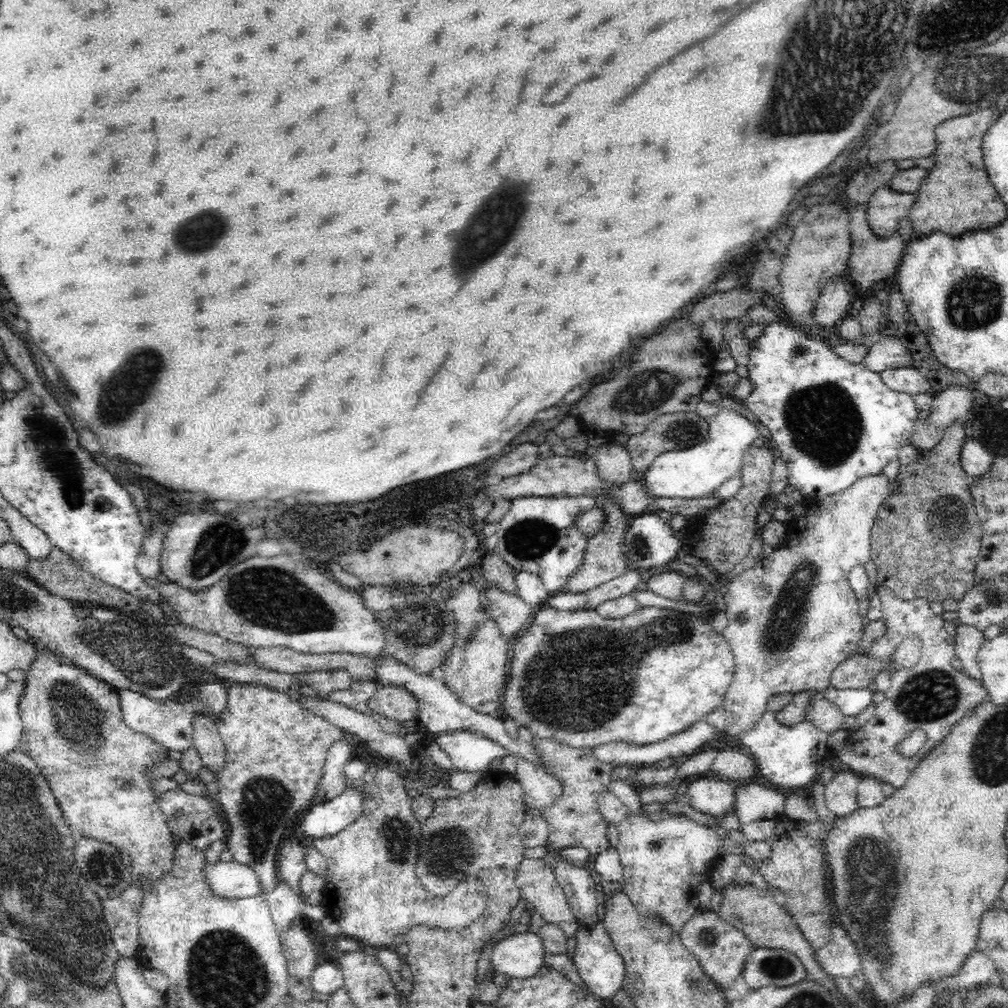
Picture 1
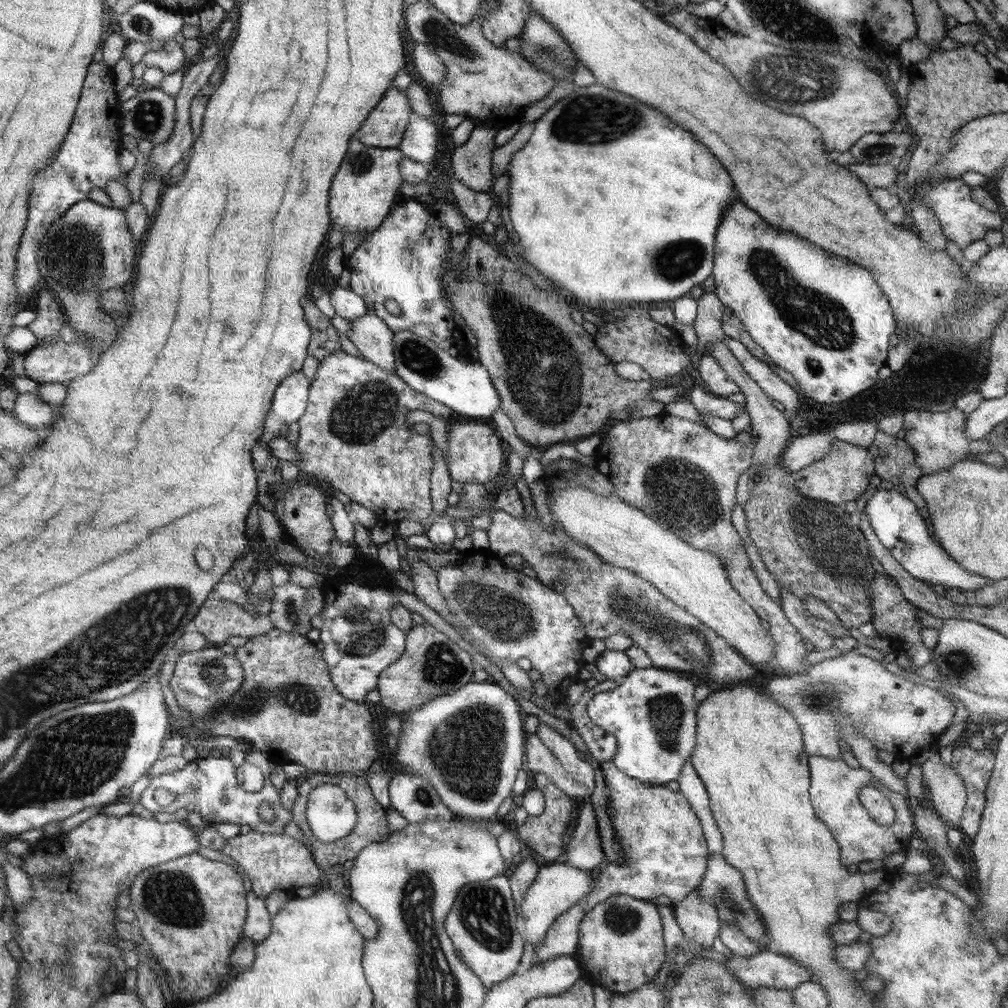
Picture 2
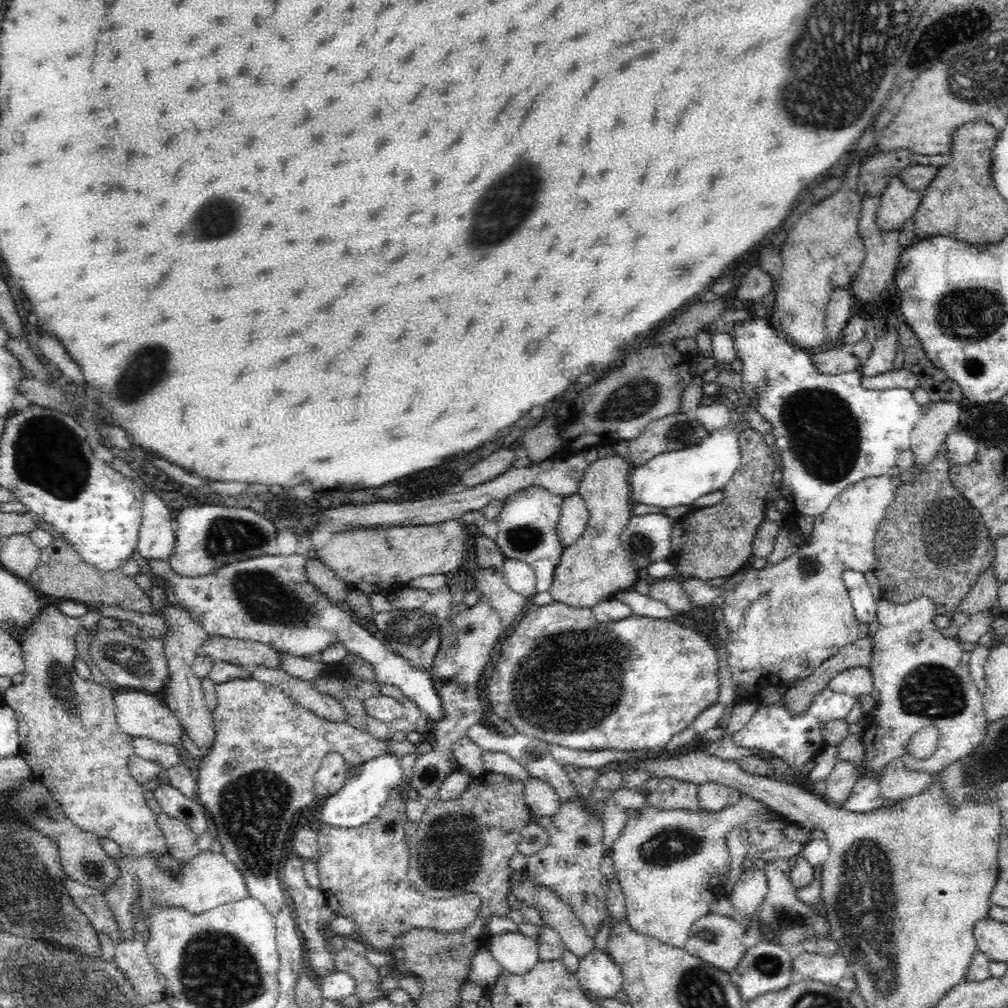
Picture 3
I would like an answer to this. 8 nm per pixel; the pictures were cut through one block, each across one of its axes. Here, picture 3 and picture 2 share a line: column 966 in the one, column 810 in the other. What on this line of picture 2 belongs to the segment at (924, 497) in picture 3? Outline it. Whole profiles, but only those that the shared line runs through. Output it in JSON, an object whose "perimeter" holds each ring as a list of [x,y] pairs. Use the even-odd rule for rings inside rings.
{"perimeter":[[[723,342],[707,344],[705,348],[707,356],[713,356],[727,378],[739,386],[741,394],[745,394],[745,408],[751,418],[753,436],[757,438],[751,456],[751,470],[755,476],[751,476],[751,490],[743,512],[747,536],[757,548],[765,570],[775,582],[779,582],[779,588],[787,588],[799,600],[809,596],[823,600],[837,614],[837,620],[845,630],[871,622],[869,588],[877,572],[871,566],[867,542],[855,526],[855,518],[845,514],[843,506],[831,506],[829,502],[799,496],[793,472],[787,472],[779,462],[783,450],[791,442],[787,414],[771,406],[771,398],[755,384],[755,380],[751,380],[741,362]]]}

